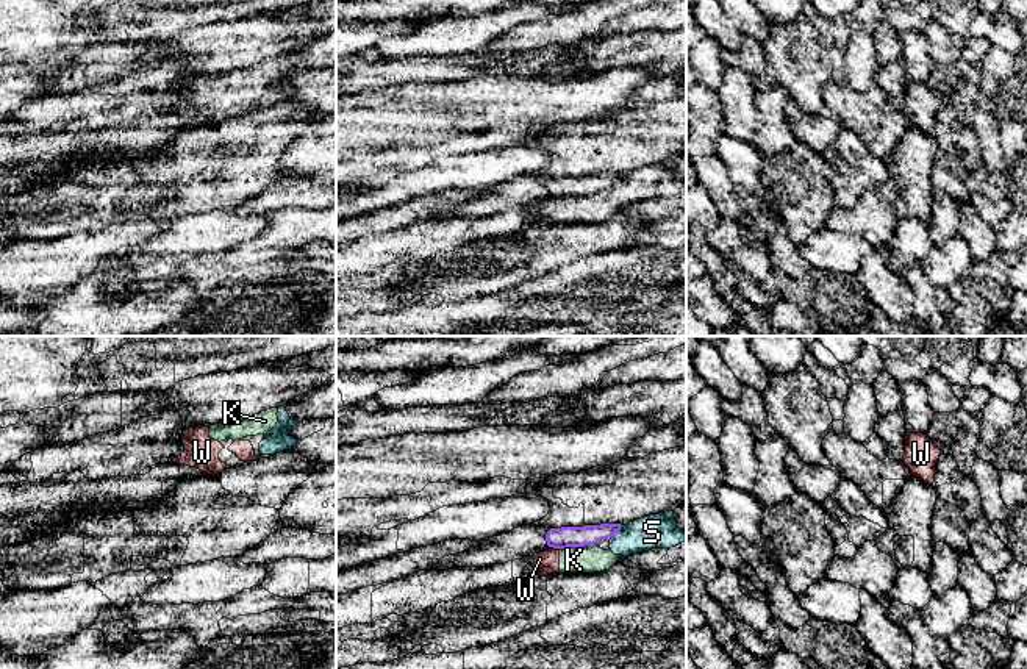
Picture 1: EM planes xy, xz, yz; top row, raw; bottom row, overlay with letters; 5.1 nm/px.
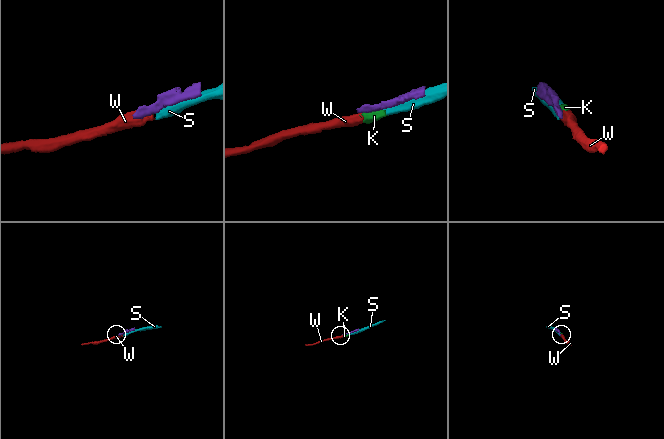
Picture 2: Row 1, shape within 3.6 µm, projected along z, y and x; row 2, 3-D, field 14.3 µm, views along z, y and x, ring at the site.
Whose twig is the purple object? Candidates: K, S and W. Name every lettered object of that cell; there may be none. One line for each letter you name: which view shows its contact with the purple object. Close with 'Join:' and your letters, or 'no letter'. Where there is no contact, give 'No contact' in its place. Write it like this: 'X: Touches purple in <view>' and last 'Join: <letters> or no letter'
Join: no letter

